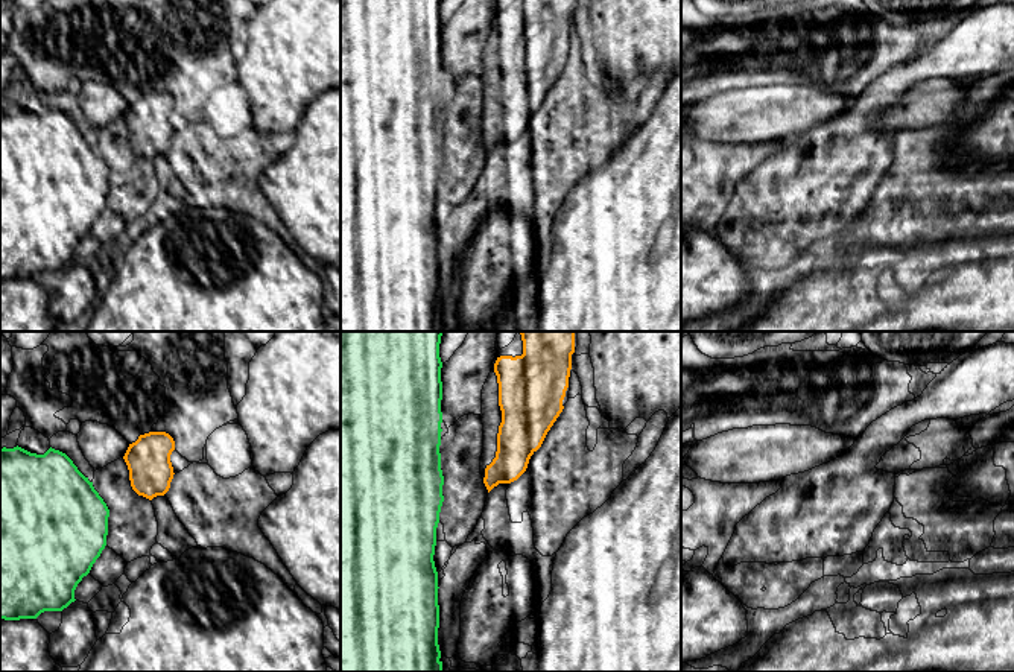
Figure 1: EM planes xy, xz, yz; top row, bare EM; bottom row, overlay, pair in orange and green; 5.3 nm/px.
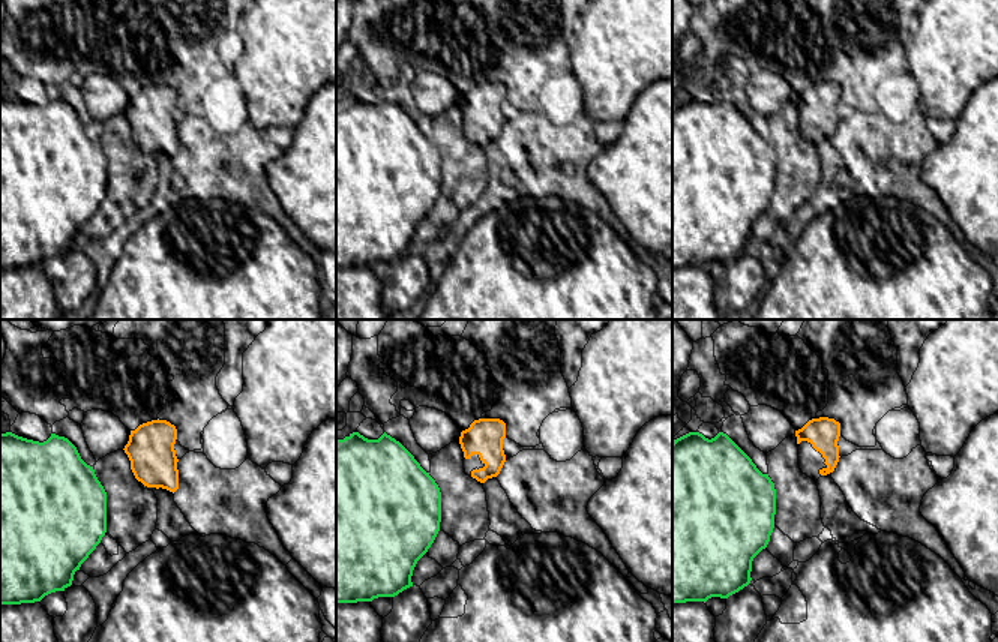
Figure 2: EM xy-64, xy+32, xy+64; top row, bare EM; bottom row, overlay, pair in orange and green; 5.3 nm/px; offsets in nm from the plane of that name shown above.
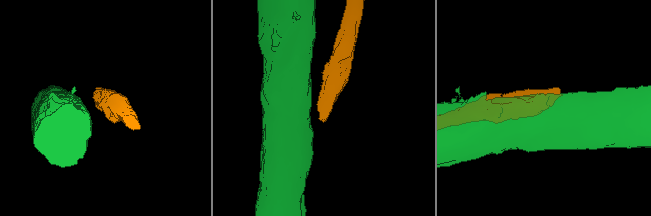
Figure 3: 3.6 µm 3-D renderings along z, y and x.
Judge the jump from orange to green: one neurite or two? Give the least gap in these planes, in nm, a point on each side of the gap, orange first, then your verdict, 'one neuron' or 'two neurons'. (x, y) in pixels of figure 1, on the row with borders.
gap 160 nm; span xy (133, 488), (105, 504); two neurons

